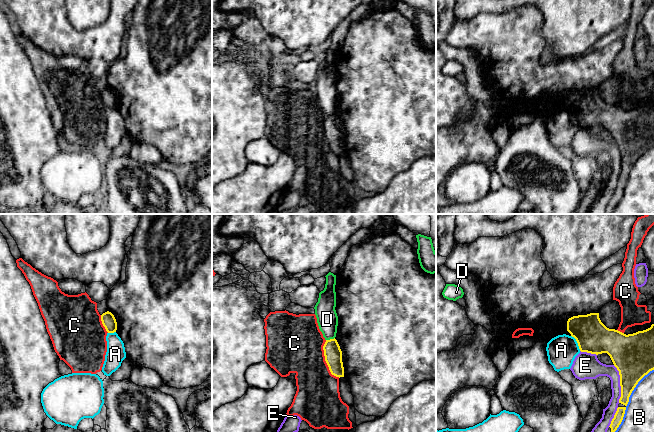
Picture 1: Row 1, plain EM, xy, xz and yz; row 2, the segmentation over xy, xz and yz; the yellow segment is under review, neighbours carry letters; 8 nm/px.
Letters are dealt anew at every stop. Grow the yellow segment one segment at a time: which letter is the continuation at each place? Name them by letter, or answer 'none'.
none

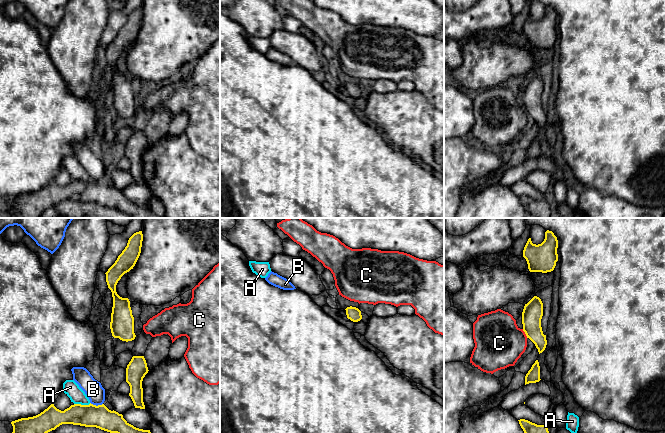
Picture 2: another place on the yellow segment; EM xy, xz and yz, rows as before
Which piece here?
none

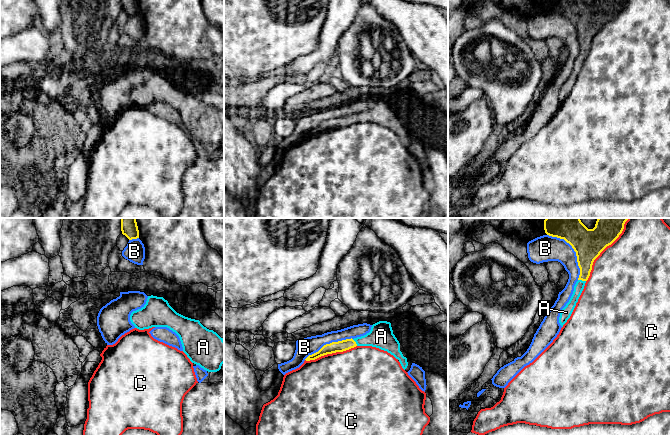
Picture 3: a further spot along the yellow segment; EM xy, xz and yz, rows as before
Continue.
A

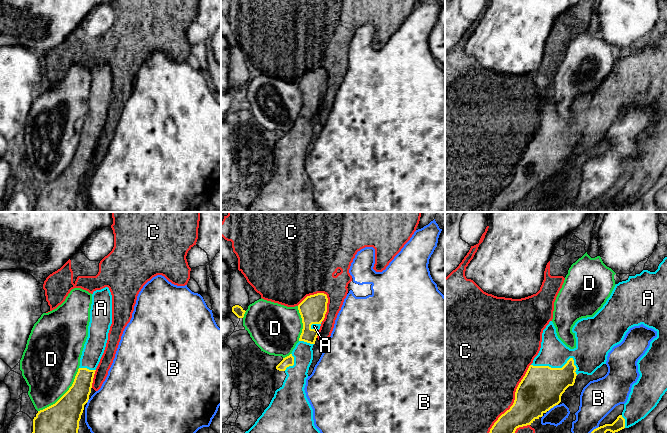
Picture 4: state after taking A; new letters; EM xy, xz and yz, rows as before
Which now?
A

